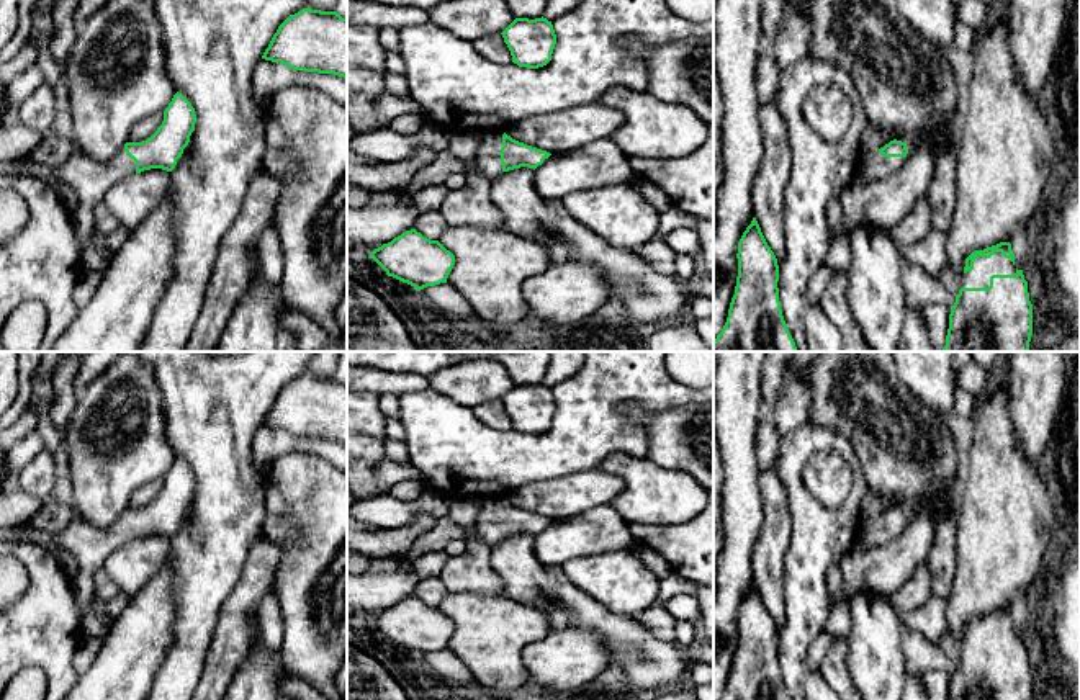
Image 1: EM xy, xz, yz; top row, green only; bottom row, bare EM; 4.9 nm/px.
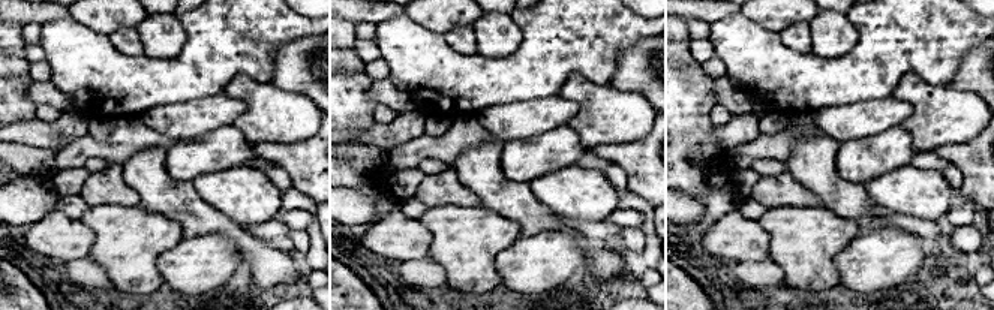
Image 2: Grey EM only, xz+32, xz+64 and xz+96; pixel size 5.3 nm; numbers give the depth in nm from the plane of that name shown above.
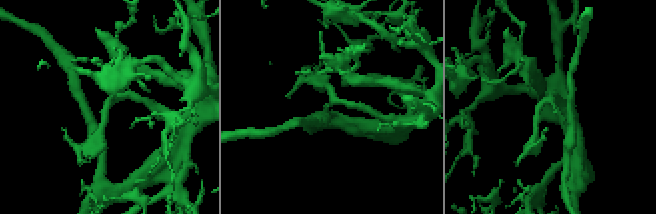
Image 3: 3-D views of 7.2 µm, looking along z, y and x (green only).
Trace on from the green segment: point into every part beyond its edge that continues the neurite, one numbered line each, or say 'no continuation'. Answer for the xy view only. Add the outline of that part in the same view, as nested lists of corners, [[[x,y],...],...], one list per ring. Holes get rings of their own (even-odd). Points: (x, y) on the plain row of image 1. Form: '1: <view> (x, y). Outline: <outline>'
1: xy (90, 545). Outline: [[[124,514],[108,528],[95,528],[77,515],[56,535],[59,546],[79,561],[79,574],[72,579],[72,586],[83,617],[95,600],[95,572],[115,550],[136,540],[136,528],[124,518]]]

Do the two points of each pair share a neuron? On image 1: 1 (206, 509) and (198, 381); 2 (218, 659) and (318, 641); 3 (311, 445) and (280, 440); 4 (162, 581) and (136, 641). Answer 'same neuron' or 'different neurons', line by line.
1: same neuron
2: different neurons
3: same neuron
4: same neuron

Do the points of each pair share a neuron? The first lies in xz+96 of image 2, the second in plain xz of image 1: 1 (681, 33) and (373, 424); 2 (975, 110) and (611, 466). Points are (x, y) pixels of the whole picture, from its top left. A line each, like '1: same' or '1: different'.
1: same
2: same

